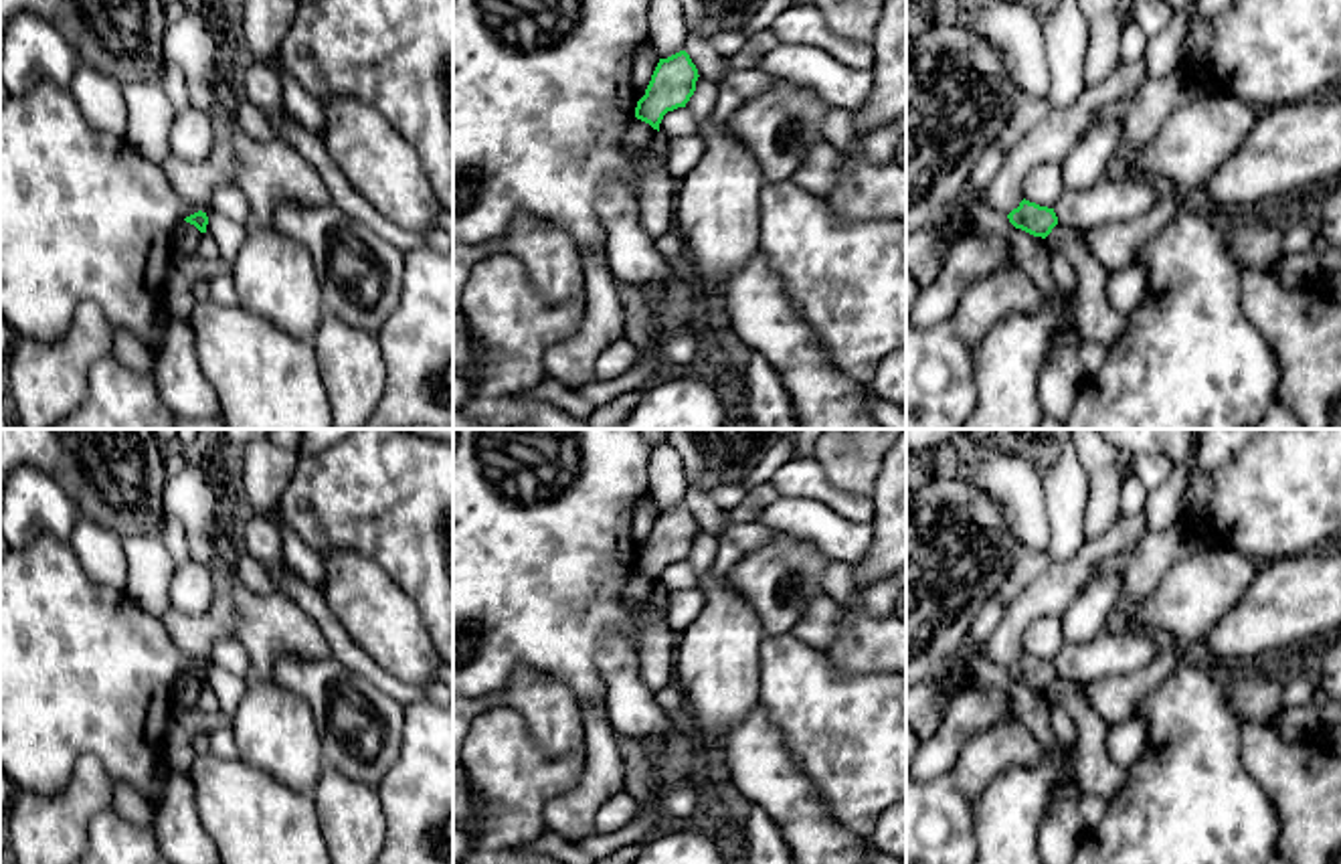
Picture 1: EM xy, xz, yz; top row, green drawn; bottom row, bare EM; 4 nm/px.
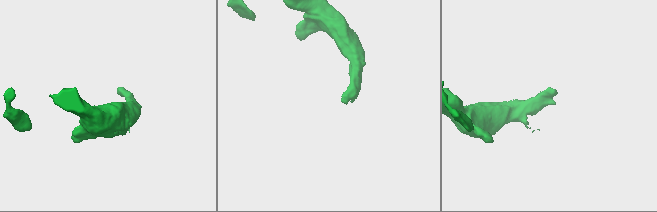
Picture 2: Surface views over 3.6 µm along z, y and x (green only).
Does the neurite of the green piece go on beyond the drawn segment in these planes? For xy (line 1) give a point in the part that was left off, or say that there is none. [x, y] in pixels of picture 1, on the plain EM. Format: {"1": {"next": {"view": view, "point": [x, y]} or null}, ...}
{"1": {"next": null}}

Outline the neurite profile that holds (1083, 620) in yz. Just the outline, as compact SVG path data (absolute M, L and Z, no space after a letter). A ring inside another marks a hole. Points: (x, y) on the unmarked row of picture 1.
M1119 573L1092 579L1060 617L1064 641L1084 643L1092 639L1102 629L1106 615L1121 601L1121 585Z

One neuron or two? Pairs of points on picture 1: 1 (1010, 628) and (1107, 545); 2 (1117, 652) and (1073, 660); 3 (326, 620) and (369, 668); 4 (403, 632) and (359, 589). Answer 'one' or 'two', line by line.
1: one
2: one
3: one
4: one

